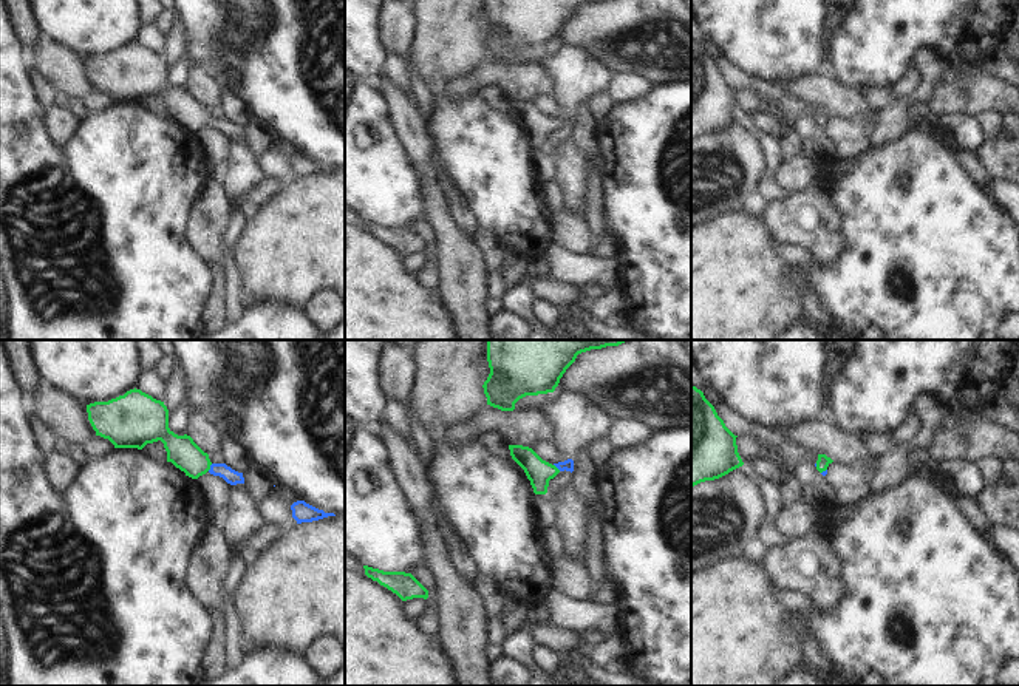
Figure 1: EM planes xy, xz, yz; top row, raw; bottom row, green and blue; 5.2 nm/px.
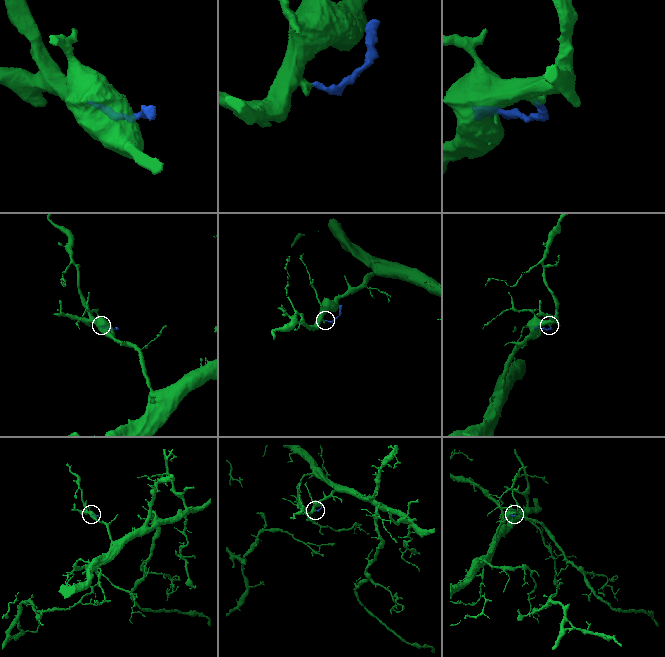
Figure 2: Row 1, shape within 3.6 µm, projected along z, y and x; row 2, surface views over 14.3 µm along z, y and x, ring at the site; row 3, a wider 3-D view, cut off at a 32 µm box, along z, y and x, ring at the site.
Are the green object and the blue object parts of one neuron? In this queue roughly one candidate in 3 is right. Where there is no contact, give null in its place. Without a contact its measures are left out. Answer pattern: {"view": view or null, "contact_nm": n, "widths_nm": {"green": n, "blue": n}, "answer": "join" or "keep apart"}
{"view": "xy", "contact_nm": 50, "widths_nm": {"green": 160, "blue": 80}, "answer": "join"}

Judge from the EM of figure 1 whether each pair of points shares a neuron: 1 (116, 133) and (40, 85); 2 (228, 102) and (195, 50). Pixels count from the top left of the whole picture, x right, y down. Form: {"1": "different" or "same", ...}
{"1": "different", "2": "different"}

